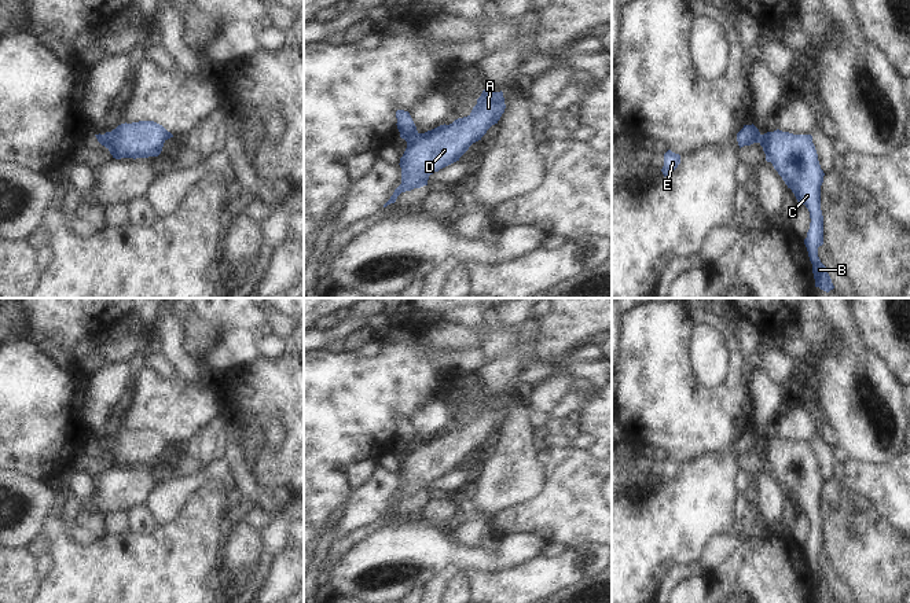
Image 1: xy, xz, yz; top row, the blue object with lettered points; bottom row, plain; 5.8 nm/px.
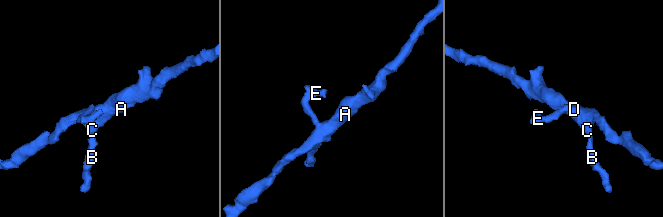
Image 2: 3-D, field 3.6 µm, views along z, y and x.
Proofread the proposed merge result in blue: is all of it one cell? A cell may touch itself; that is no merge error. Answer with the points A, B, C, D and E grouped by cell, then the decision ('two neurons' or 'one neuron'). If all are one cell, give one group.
groups A B C D / E; two neurons

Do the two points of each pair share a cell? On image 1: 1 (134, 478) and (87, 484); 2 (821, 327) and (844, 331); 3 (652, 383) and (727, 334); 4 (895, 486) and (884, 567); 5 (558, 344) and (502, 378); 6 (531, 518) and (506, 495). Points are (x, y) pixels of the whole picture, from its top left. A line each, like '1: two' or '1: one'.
1: two
2: two
3: one
4: two
5: two
6: two

